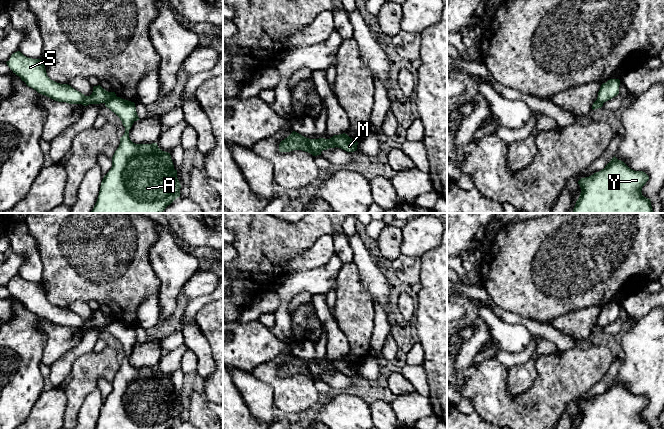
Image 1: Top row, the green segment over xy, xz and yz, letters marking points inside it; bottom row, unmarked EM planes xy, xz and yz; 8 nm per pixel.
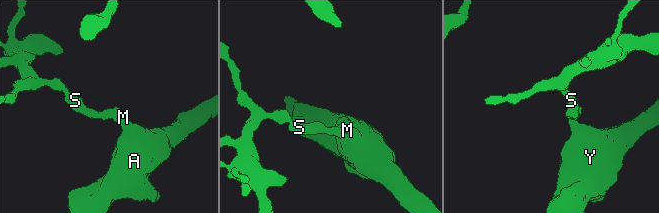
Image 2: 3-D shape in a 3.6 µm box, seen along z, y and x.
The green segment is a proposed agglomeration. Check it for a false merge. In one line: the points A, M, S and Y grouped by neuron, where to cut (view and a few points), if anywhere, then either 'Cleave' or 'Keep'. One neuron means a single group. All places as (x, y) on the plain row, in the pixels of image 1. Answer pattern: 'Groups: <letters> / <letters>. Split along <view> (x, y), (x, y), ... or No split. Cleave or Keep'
Groups: A M Y / S. Split along xy (116, 320), (105, 327). Cleave

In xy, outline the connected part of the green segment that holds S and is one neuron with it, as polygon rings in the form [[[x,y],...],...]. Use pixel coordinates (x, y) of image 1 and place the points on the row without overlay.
[[[20,275],[13,277],[6,287],[28,311],[58,326],[87,330],[89,328],[106,327],[116,321],[115,316],[108,316],[100,309],[93,311],[90,320],[85,320],[68,308],[57,307],[47,300],[41,283],[28,282]]]

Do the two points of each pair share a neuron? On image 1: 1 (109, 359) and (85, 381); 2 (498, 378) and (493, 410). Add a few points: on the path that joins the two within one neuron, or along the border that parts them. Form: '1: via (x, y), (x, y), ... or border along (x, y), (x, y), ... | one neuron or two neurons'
1: via (103, 364), (91, 375) | one neuron
2: via (493, 386), (493, 402) | one neuron

